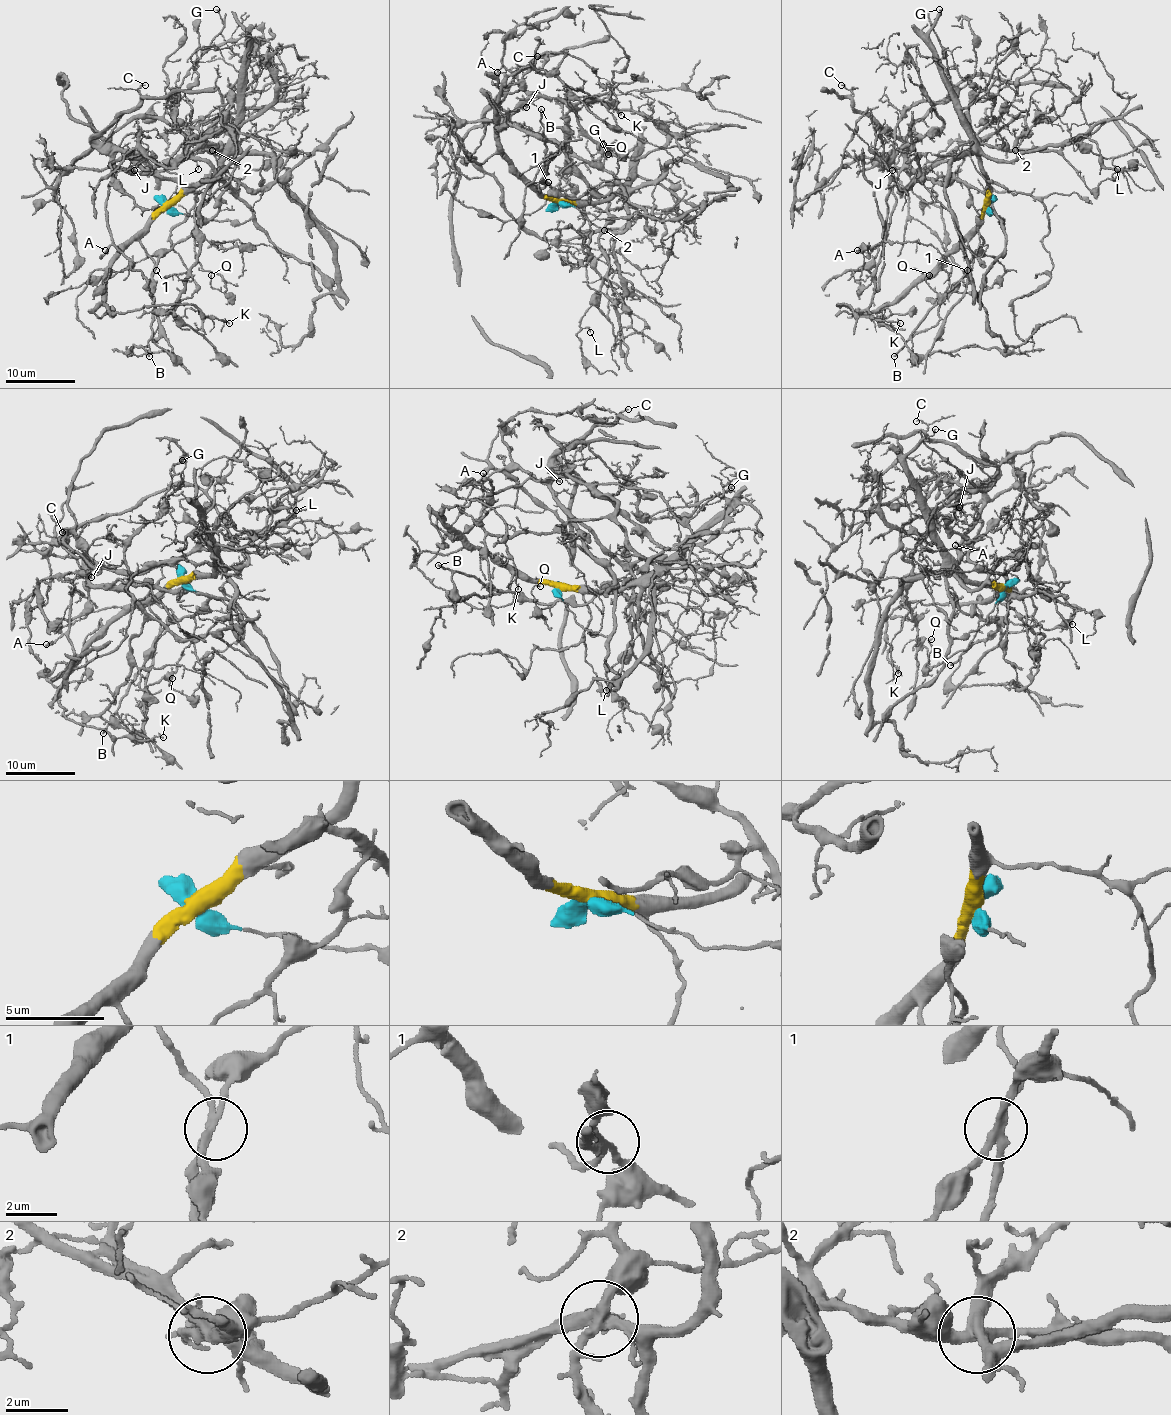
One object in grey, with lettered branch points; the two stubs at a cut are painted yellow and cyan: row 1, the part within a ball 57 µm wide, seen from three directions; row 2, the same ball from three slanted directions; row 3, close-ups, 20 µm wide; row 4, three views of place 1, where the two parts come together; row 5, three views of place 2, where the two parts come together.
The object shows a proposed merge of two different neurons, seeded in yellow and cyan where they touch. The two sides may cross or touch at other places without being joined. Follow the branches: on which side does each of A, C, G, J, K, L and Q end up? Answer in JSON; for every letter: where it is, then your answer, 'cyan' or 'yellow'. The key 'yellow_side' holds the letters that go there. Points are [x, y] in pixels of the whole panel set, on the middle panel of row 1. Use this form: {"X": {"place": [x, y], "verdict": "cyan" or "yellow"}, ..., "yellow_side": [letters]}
{"A": {"place": [497, 72], "verdict": "cyan"}, "C": {"place": [537, 56], "verdict": "cyan"}, "G": {"place": [608, 154], "verdict": "cyan"}, "J": {"place": [526, 107], "verdict": "cyan"}, "K": {"place": [621, 115], "verdict": "yellow"}, "L": {"place": [590, 332], "verdict": "cyan"}, "Q": {"place": [603, 144], "verdict": "cyan"}, "yellow_side": ["K"]}

